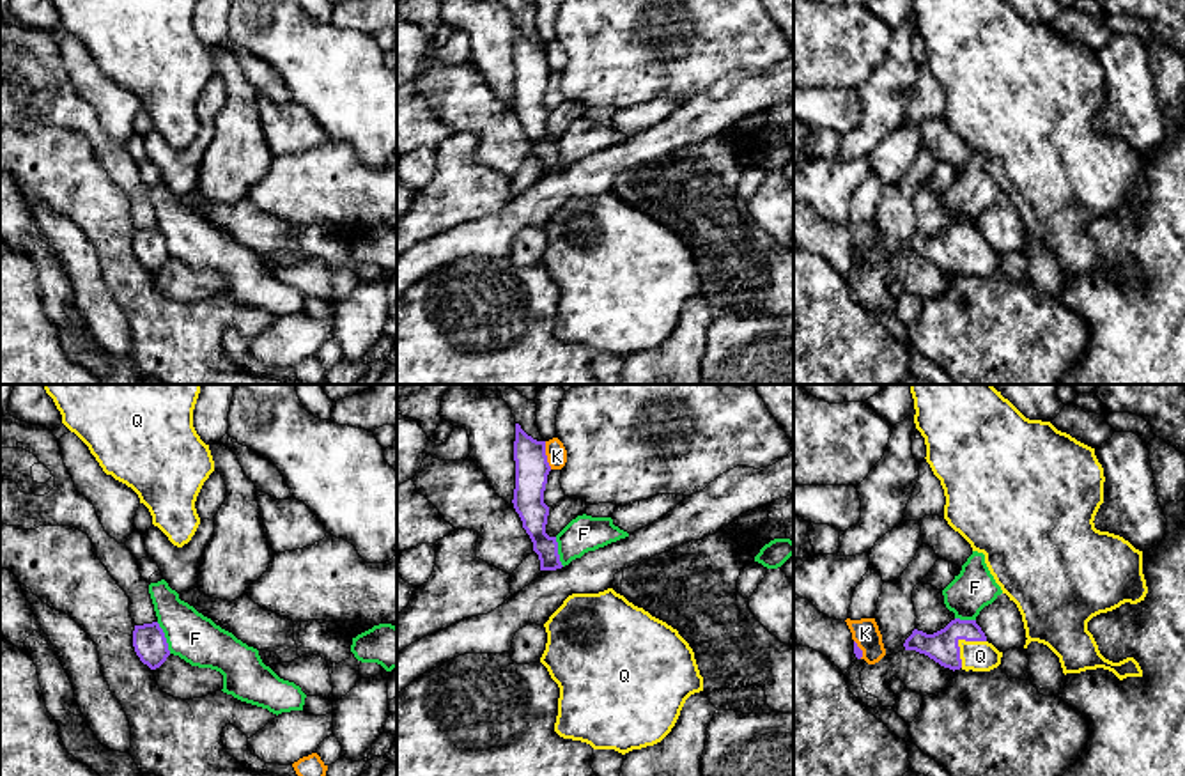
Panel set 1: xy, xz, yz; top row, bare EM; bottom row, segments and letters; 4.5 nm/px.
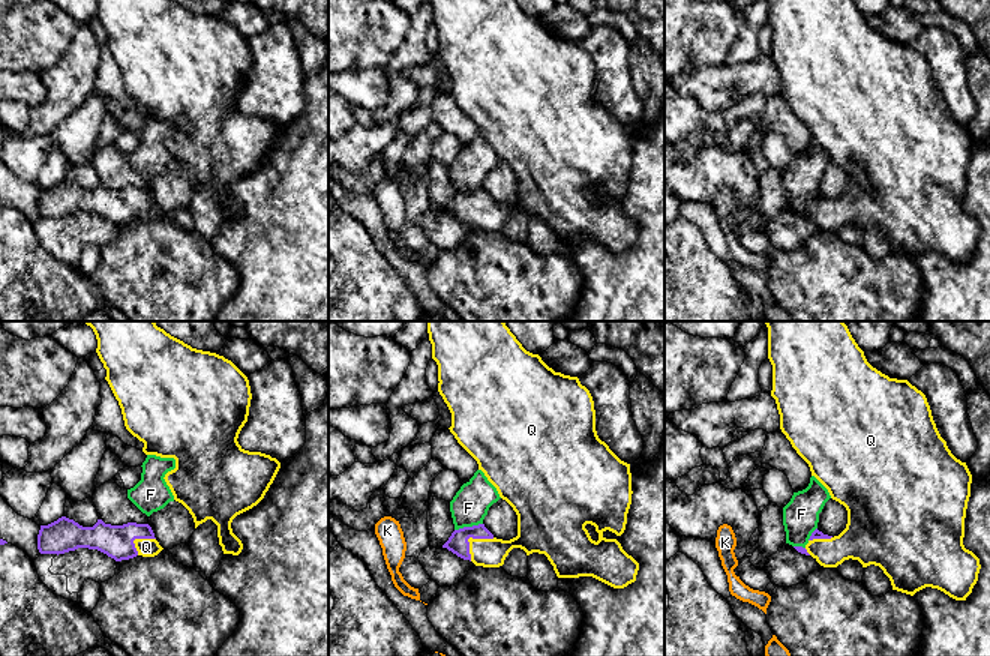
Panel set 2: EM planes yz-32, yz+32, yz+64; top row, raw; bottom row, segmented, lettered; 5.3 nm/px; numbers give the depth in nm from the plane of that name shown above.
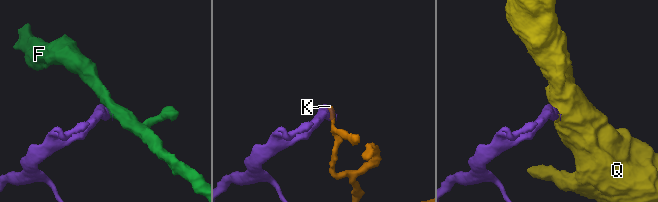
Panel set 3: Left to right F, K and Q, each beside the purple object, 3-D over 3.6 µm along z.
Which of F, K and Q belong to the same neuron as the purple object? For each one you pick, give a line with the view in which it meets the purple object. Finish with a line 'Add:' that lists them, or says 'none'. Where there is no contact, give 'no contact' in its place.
Q: meets purple in yz
Add: Q

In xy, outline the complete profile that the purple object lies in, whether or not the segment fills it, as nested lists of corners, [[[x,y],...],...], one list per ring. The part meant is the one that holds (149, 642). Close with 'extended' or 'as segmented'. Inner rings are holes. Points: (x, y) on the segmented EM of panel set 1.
[[[158,622],[135,625],[133,647],[140,661],[151,670],[159,668],[170,656],[165,632]]] | as segmented

